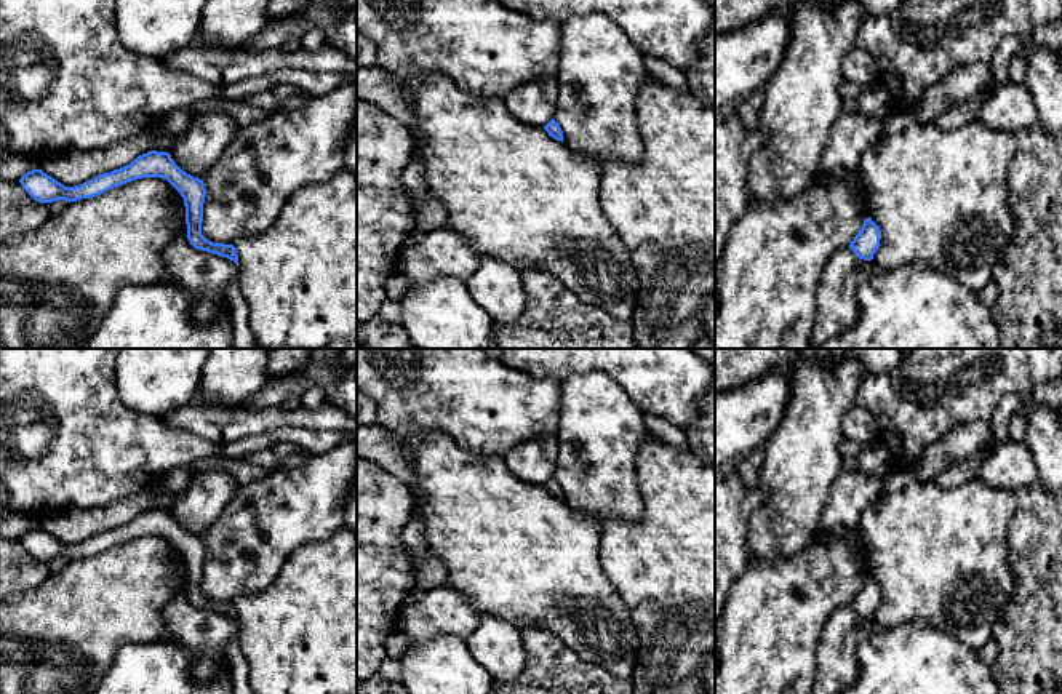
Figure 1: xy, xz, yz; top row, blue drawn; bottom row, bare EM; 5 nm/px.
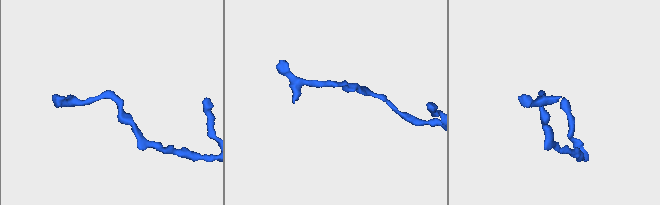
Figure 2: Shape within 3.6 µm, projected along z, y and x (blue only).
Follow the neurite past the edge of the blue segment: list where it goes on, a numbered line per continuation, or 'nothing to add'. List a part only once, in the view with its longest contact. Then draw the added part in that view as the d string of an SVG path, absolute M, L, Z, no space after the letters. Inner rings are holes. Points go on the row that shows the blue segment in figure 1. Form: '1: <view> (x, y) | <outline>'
nothing to add

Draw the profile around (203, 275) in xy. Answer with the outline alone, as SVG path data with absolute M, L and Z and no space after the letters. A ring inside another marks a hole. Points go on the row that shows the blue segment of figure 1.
M182 222L173 243L165 249L166 280L190 294L190 318L210 325L230 313L227 286L238 280L238 265L222 256L195 249Z

